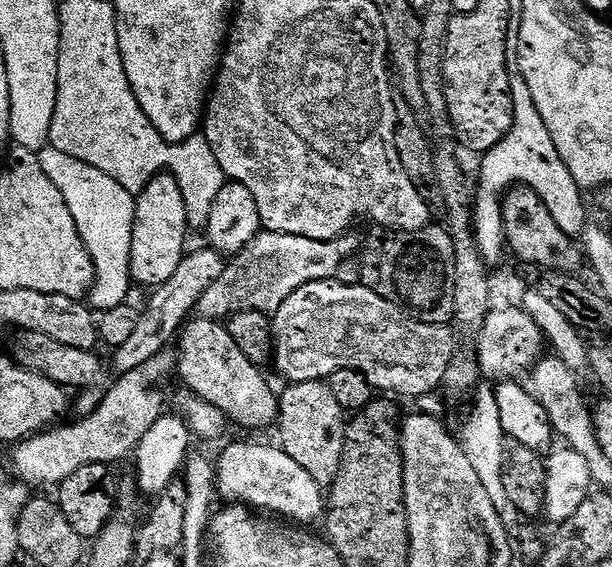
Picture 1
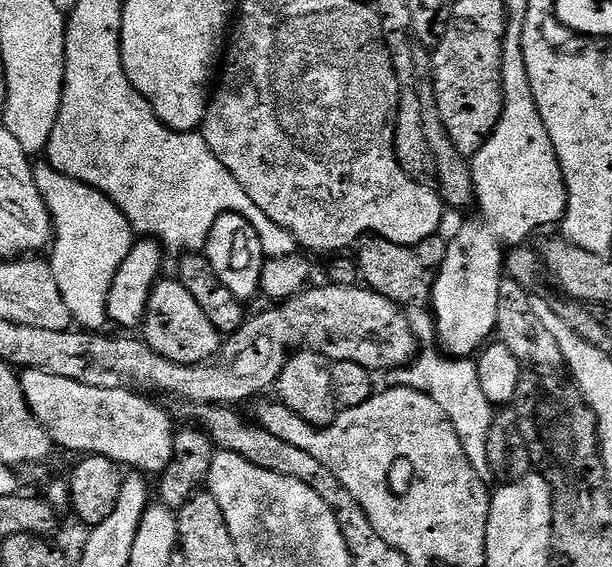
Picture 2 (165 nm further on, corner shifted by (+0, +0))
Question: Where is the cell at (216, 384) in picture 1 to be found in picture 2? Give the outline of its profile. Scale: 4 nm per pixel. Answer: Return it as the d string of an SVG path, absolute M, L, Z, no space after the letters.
M161 278L156 281L150 294L142 325L142 339L155 352L162 354L162 358L170 358L170 362L200 364L220 349L222 334L216 329L214 322L206 318L202 306L194 302L190 290L186 290L186 286L182 286L179 279Z

